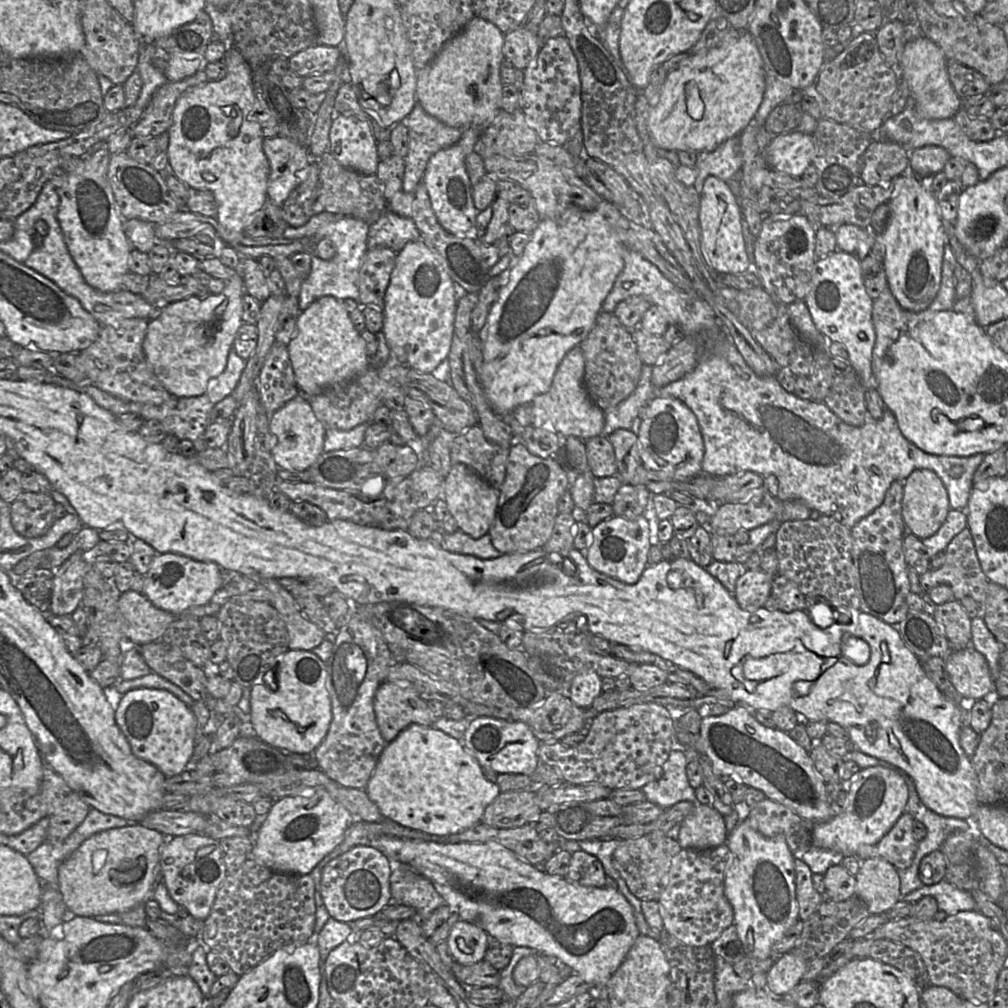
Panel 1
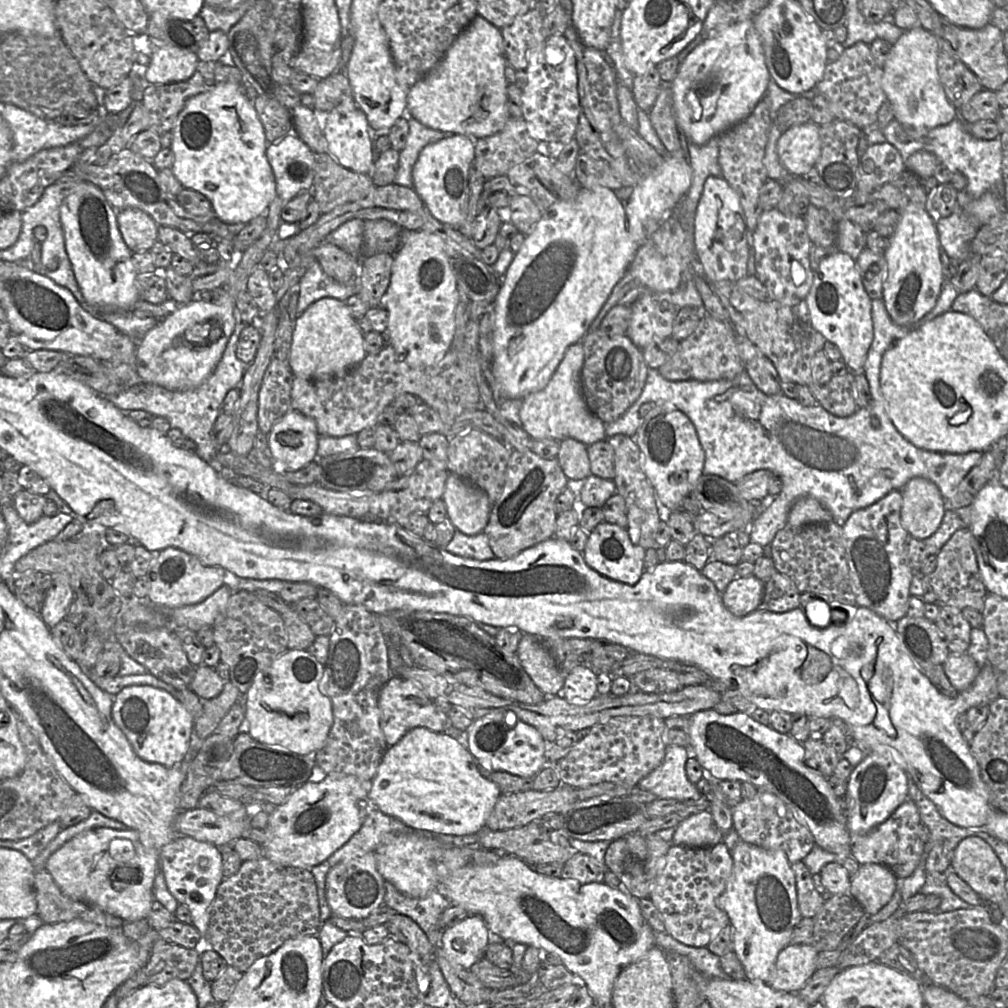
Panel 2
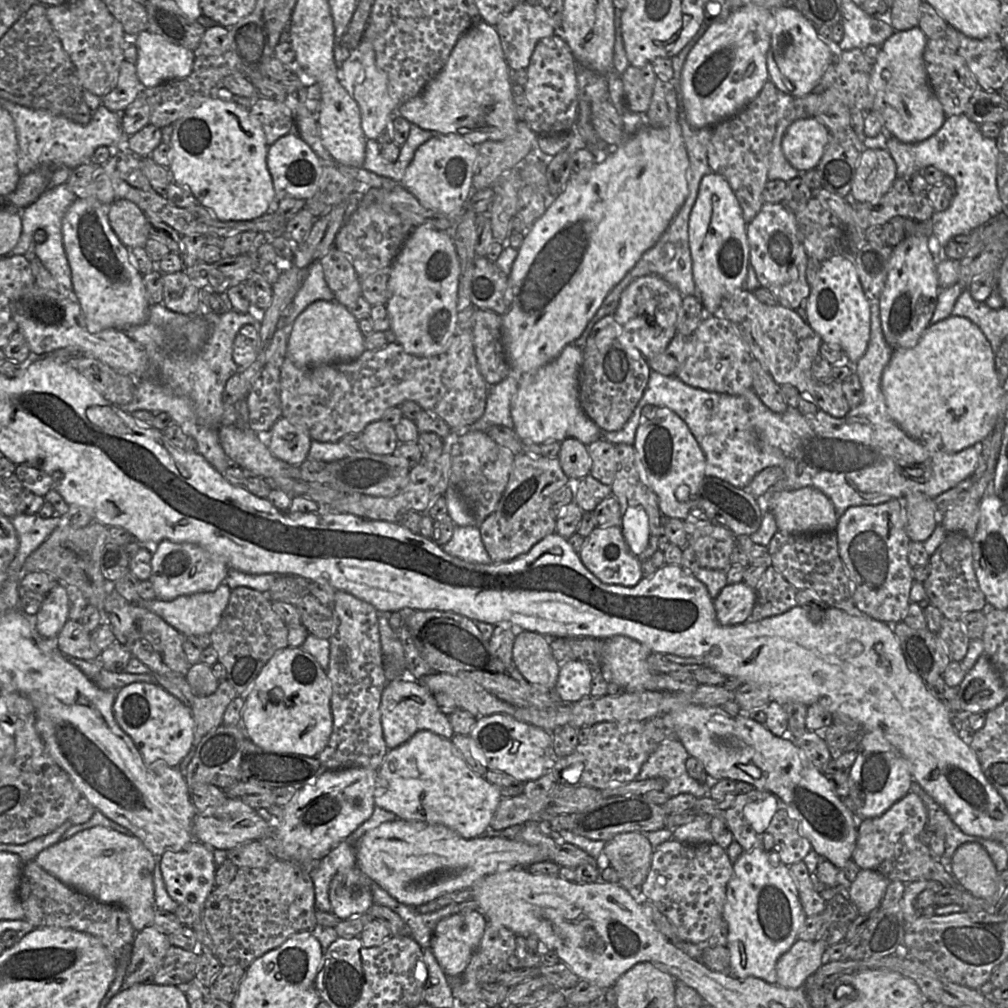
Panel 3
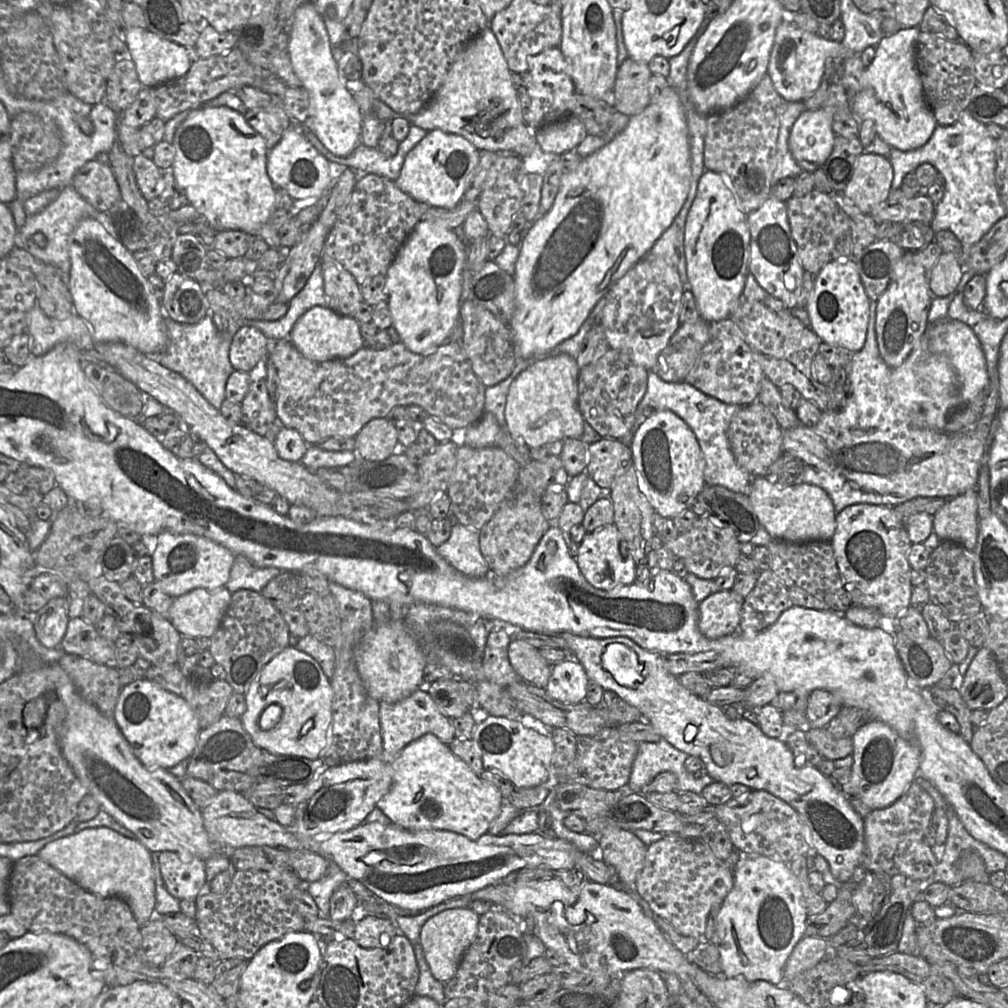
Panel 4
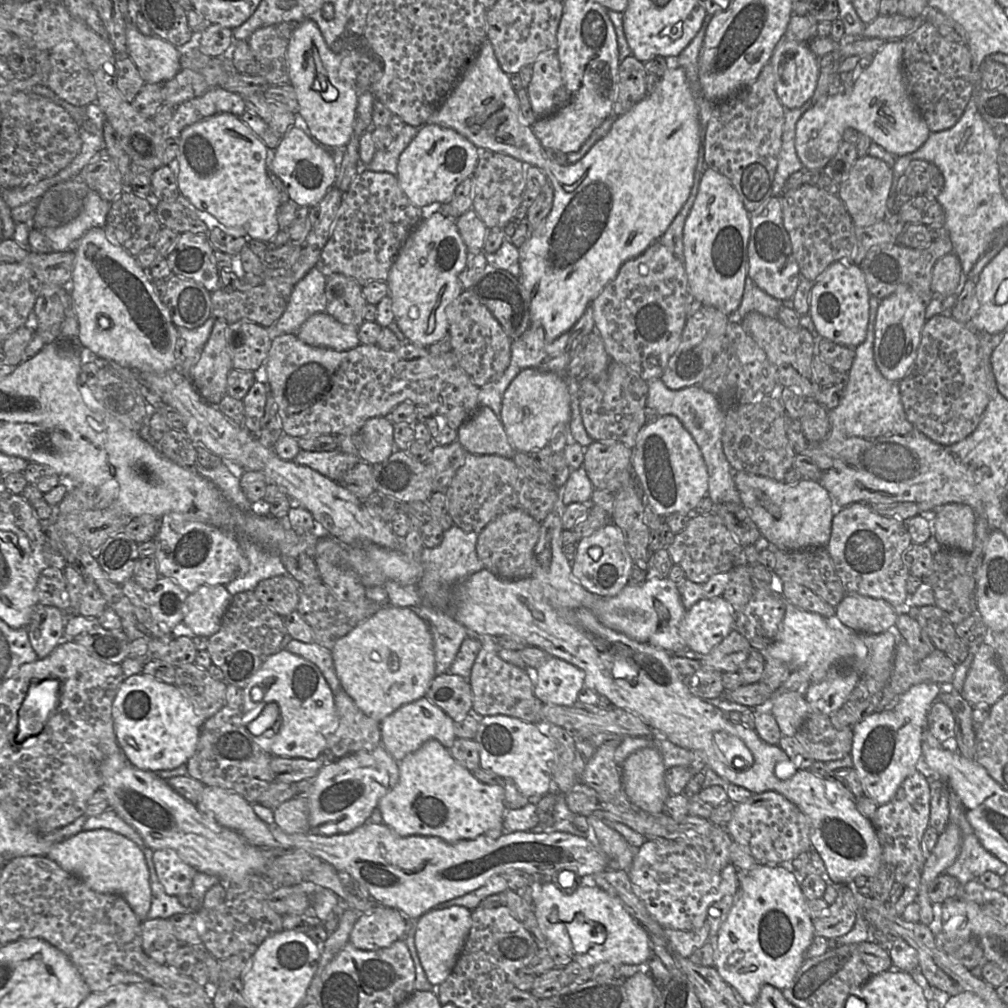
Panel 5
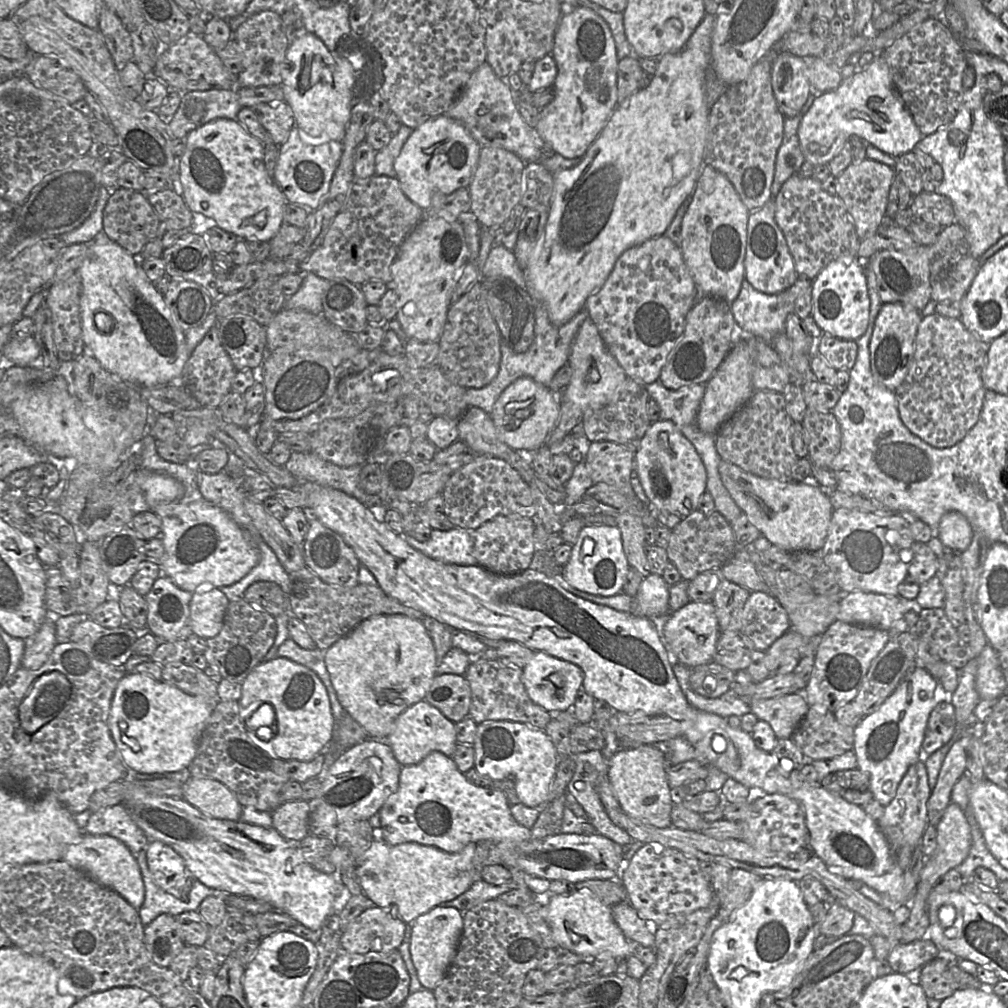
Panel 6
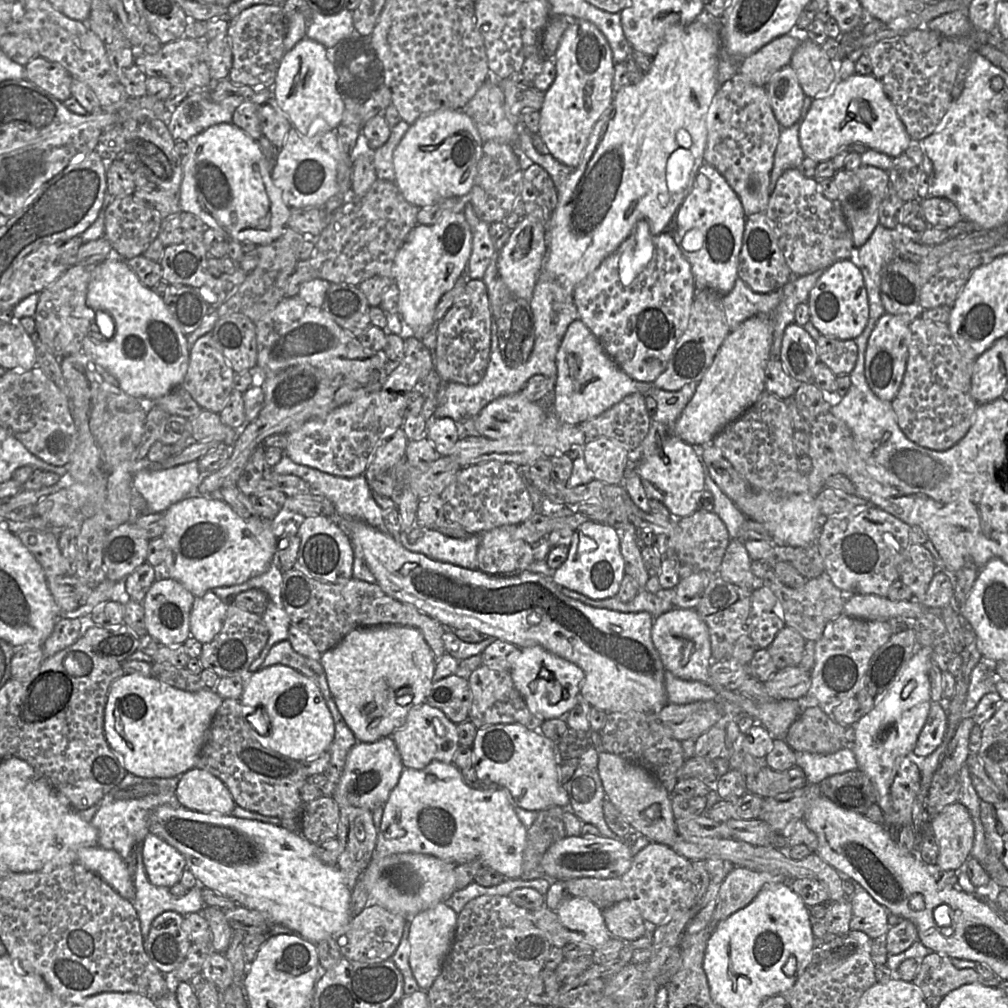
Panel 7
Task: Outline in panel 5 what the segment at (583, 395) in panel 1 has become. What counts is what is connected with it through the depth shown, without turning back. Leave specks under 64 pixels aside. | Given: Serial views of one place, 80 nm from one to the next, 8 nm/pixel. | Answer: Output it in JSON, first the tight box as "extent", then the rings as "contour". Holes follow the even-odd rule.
{"extent":[499,368,571,453],"contour":[[[536,368],[522,370],[504,392],[499,419],[516,451],[531,453],[545,447],[554,427],[558,424],[568,424],[571,419],[566,381],[551,371]]]}

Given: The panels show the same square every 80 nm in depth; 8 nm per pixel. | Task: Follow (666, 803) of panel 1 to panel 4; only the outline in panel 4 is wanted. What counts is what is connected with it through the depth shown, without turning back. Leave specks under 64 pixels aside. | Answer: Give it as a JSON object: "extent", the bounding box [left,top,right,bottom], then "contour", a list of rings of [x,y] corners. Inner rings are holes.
{"extent":[628,738,715,794],"contour":[[[663,738],[658,742],[640,742],[638,745],[638,752],[632,766],[628,787],[634,793],[643,793],[643,787],[651,782],[658,774],[662,772],[673,772],[677,777],[676,791],[674,792],[694,792],[701,794],[703,789],[707,785],[715,782],[715,780],[709,775],[708,771],[704,767],[701,770],[703,777],[695,778],[685,766],[688,756],[688,754],[679,750]]]}

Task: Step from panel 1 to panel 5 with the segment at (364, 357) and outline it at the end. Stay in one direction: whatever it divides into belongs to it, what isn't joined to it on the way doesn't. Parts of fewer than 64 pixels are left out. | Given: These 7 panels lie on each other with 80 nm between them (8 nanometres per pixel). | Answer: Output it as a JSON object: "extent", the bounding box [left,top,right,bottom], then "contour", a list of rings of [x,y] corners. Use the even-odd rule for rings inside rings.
{"extent":[295,311,360,351],"contour":[[[325,311],[309,317],[295,335],[311,346],[336,351],[350,350],[360,344],[357,327],[342,324]]]}

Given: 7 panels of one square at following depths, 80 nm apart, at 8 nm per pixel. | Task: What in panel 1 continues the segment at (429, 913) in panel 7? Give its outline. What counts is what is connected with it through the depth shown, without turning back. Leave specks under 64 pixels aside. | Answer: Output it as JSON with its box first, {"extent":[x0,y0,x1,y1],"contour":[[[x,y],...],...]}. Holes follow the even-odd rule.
{"extent":[446,920,489,965],"contour":[[[459,920],[446,939],[454,960],[461,965],[472,965],[484,960],[489,935],[479,926]]]}

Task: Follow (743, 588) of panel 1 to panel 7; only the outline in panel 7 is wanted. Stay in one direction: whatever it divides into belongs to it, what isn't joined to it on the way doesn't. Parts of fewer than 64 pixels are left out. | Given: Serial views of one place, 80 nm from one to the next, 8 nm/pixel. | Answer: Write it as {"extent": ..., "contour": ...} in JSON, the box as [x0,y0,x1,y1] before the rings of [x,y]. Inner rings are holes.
{"extent":[651,608,712,682],"contour":[[[674,608],[655,617],[651,638],[666,671],[681,679],[708,682],[712,662],[709,631],[695,608]]]}

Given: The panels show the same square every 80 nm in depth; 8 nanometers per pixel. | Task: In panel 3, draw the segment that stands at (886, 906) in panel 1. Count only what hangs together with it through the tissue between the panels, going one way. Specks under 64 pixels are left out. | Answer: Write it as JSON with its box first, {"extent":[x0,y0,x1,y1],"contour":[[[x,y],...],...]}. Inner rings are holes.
{"extent":[848,869,889,915],"contour":[[[860,869],[848,888],[848,895],[859,915],[869,915],[879,908],[889,880],[871,869]]]}

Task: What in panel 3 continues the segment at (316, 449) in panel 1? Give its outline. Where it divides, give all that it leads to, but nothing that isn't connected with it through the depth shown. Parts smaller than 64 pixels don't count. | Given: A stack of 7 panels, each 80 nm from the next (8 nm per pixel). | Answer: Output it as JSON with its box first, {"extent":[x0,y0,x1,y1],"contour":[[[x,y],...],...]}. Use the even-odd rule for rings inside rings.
{"extent":[265,417,312,466],"contour":[[[281,417],[265,436],[270,452],[279,460],[299,466],[307,459],[312,439],[305,427]]]}

